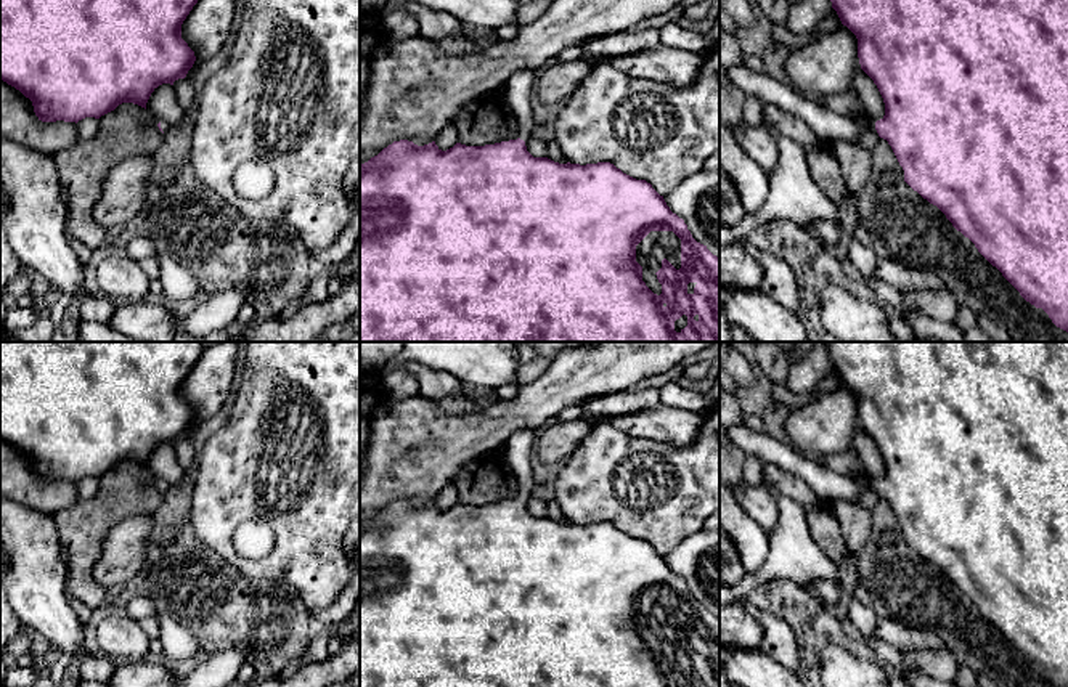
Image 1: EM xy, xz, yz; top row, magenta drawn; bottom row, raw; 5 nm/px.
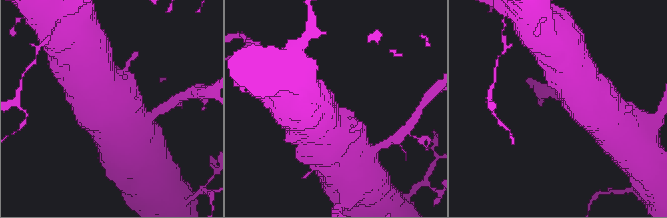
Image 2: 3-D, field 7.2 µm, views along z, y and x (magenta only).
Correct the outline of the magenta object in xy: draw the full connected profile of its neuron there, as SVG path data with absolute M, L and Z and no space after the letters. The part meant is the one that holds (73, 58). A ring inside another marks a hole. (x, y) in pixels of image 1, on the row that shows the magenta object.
M0 0L0 79L32 101L34 112L42 122L79 122L85 117L100 119L122 103L146 109L151 93L162 83L173 85L185 79L196 56L181 39L181 24L198 0Z

